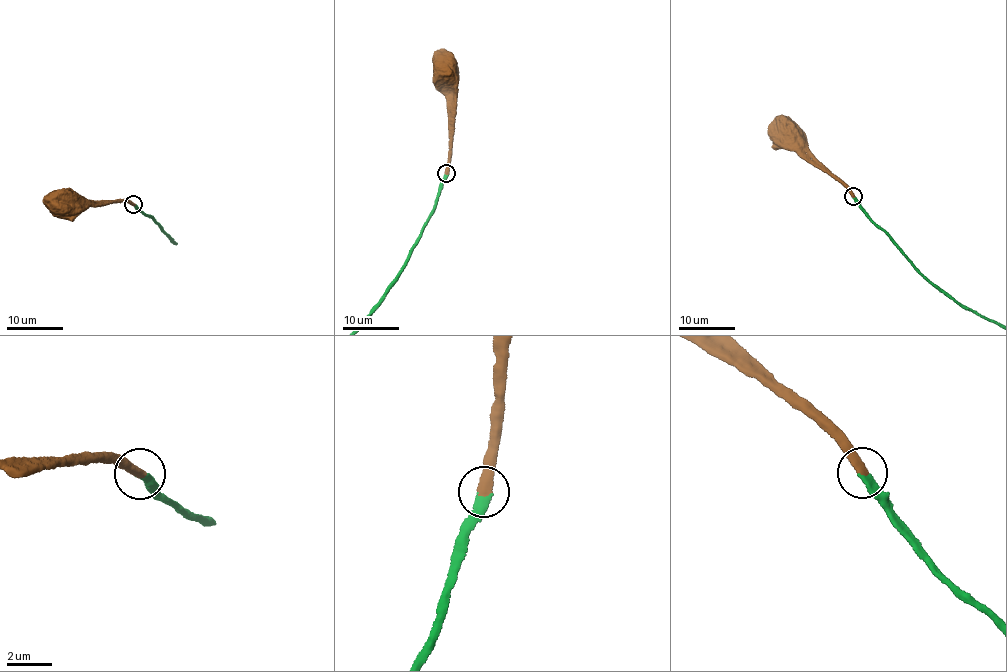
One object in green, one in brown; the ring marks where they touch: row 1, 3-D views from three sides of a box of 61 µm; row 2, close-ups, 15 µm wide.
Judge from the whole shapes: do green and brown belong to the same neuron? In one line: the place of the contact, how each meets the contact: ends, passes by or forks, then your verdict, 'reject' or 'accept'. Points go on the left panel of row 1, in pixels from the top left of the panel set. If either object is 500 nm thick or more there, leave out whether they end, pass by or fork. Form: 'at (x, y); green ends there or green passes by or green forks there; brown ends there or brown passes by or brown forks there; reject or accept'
at (133, 204); green ends there; brown ends there; accept

